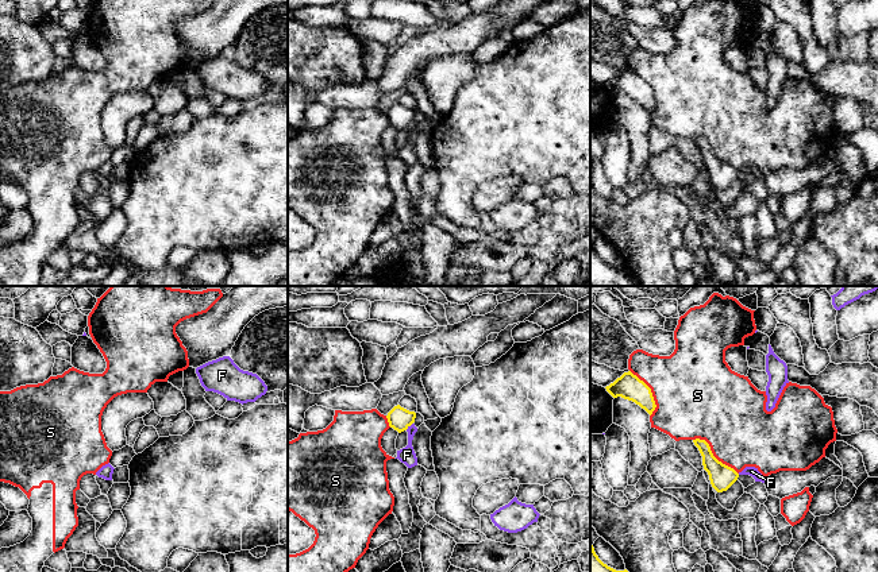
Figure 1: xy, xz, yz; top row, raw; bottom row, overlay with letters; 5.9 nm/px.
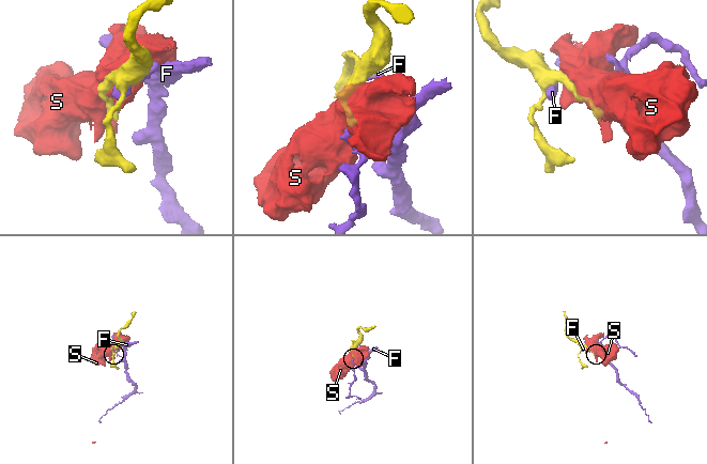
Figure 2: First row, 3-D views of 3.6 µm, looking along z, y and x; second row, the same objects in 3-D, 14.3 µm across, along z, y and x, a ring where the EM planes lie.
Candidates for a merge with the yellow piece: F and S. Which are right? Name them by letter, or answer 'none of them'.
none of them

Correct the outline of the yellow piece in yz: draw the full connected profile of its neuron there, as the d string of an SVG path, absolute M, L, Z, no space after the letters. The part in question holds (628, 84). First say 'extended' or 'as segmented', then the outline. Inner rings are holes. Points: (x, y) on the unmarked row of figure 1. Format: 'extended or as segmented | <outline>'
as segmented | M631 69L624 70L605 86L613 96L621 94L632 98L644 107L650 113L656 105L651 86Z

